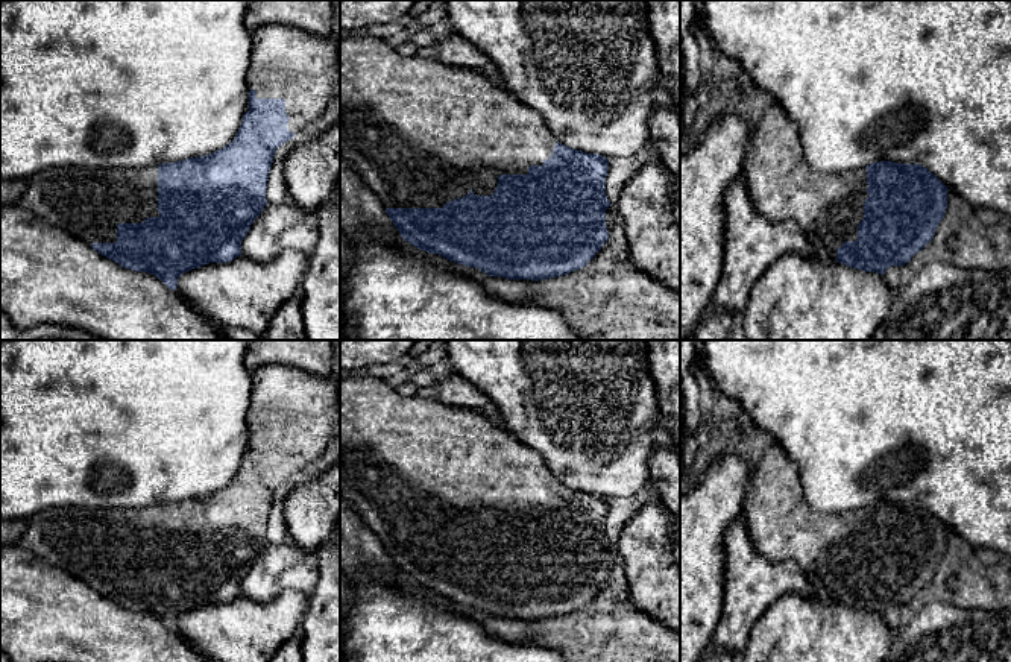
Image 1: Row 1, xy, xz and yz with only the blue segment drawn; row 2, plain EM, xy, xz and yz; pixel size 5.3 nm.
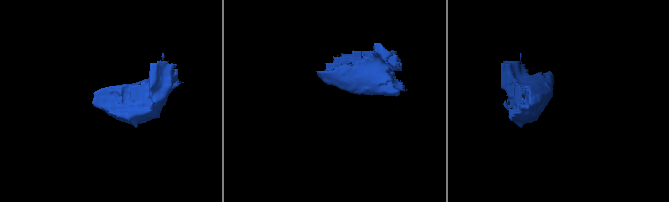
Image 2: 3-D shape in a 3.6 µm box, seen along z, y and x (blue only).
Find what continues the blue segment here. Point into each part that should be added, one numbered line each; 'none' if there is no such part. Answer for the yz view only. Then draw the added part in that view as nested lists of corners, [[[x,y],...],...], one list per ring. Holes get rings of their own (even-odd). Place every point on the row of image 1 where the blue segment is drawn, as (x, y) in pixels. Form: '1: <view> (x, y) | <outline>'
1: yz (828, 207) | [[[776,102],[751,132],[742,179],[756,211],[771,222],[794,220],[818,261],[836,263],[836,249],[844,241],[858,240],[858,225],[864,219],[864,202],[868,197],[867,169],[842,173],[812,170],[803,155],[797,125]]]

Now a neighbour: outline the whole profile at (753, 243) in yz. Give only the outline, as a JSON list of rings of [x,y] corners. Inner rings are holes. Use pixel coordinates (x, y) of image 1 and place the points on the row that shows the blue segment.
[[[744,179],[732,182],[723,197],[724,260],[712,308],[744,313],[759,278],[785,254],[814,257],[794,220],[771,222],[759,214]]]

